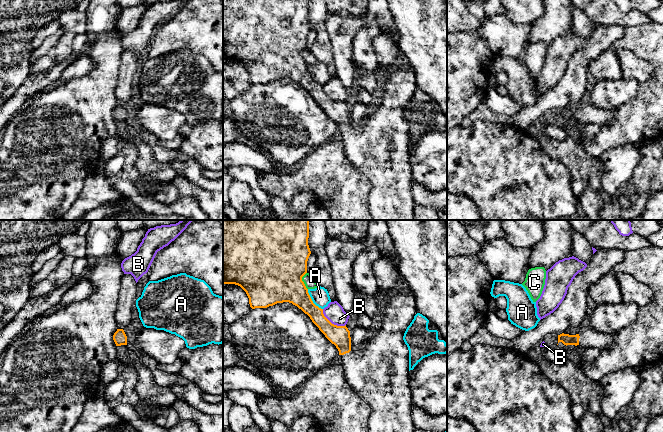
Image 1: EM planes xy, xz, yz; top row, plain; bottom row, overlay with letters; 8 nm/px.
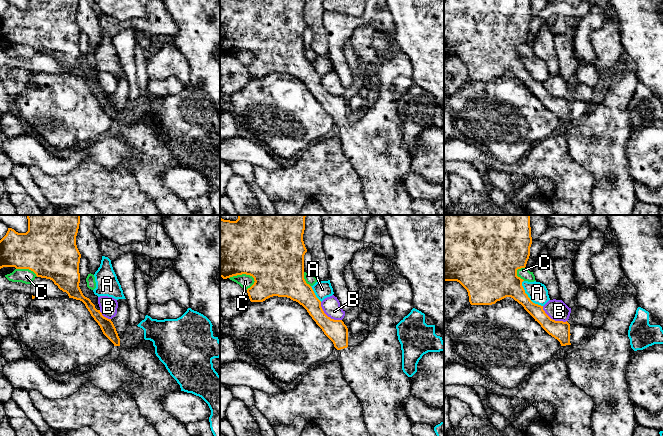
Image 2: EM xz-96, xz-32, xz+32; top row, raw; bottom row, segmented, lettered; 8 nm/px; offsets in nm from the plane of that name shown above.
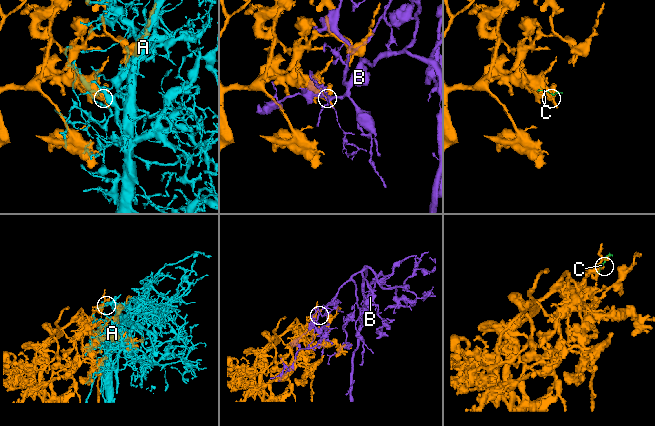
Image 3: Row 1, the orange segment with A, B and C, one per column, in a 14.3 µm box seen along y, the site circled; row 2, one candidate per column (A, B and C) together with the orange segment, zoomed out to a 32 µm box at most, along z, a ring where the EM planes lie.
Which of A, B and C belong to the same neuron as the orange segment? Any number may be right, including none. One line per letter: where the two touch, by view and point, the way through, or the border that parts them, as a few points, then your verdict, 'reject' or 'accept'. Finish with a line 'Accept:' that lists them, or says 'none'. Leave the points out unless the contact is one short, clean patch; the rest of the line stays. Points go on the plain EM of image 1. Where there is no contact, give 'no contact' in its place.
A: contact xz (311, 76); reject
B: contact xz (331, 99); reject
C: contact xz (302, 57); reject
Accept: none

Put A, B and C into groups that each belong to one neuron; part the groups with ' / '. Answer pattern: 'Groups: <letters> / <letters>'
Groups: A / B / C

